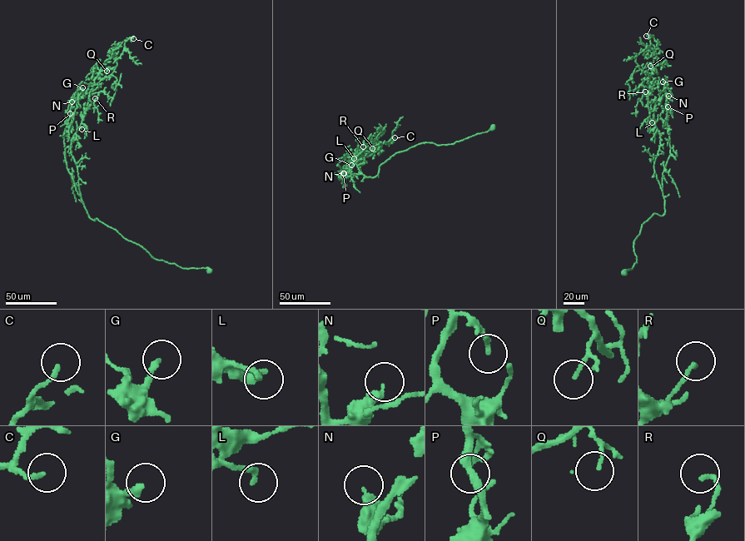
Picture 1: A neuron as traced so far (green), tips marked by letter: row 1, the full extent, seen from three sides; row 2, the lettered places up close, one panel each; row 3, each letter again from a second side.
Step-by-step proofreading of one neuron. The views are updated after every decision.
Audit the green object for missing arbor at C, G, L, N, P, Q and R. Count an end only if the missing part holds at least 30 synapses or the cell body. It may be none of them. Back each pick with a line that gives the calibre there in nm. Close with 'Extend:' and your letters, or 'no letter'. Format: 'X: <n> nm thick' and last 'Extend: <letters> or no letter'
C: 170 nm thick
G: 240 nm thick
Extend: C, G

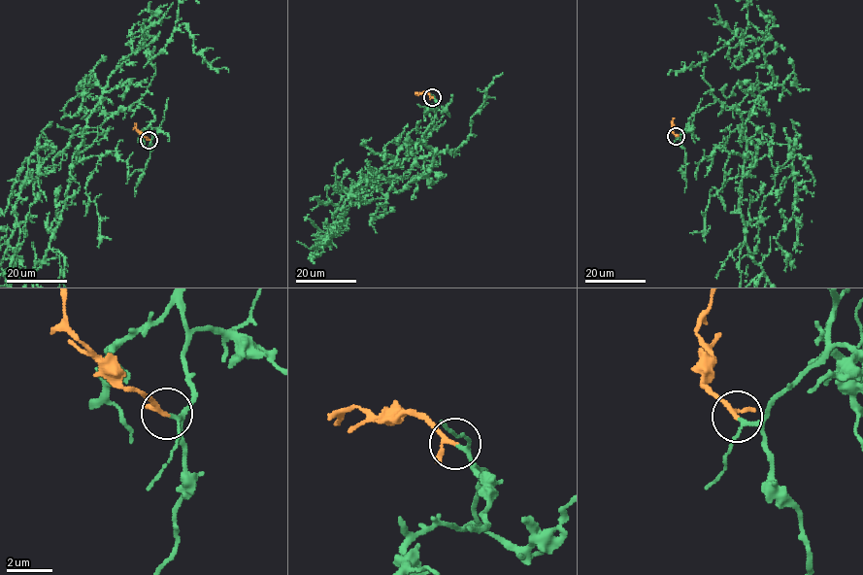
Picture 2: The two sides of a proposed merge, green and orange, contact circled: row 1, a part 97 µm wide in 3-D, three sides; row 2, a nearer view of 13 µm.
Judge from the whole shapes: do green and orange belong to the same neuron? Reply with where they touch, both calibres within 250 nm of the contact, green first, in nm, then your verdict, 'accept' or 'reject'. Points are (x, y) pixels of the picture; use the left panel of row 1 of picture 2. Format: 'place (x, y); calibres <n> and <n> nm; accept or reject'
place (149, 140); calibres 140 and 140 nm; accept

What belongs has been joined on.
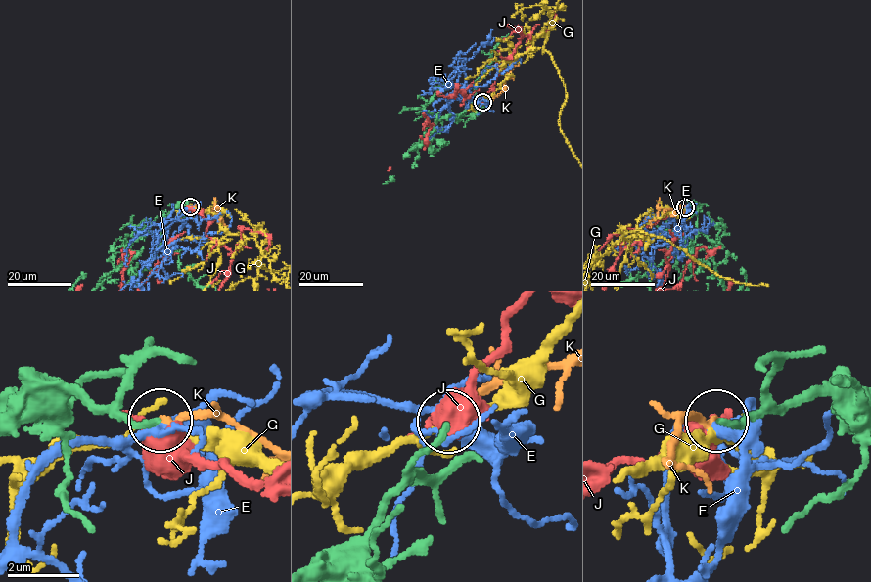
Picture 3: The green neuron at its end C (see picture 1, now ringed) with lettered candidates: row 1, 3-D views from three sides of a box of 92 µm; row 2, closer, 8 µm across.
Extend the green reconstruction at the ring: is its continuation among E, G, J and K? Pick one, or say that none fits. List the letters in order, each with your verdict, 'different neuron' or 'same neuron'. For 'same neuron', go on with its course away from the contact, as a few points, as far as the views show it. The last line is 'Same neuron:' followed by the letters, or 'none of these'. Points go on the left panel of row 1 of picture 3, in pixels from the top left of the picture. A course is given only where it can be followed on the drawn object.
E: different neuron
G: different neuron
J: different neuron
K: same neuron; it runs (190, 206), (204, 210), (216, 208), (228, 227)
Same neuron: K

